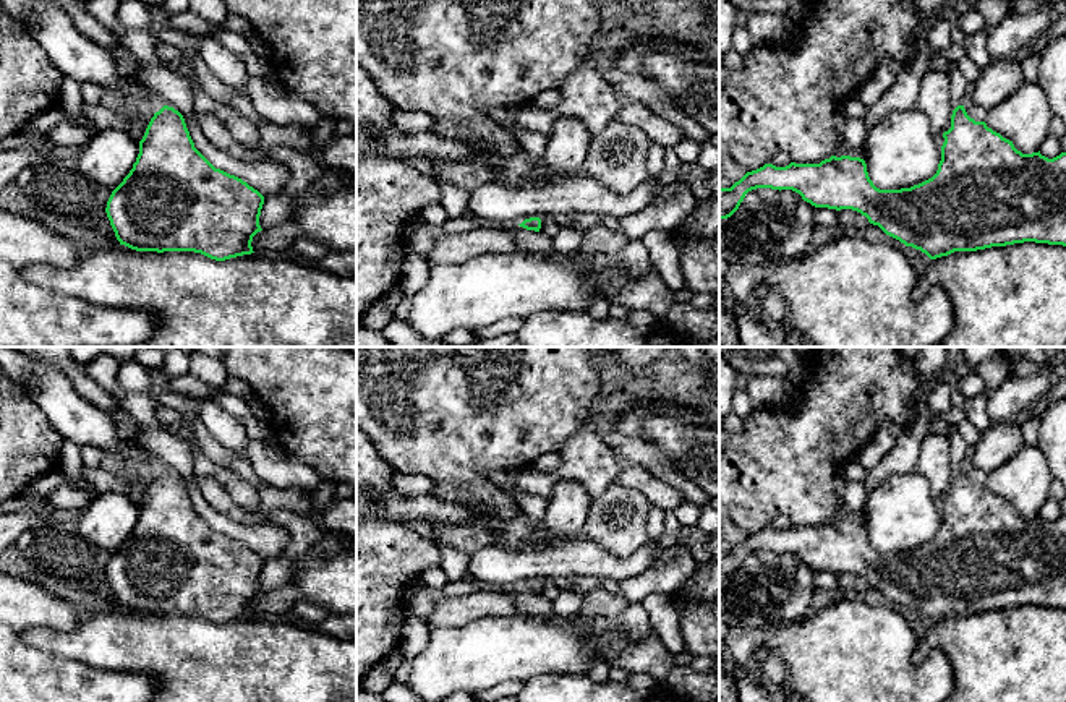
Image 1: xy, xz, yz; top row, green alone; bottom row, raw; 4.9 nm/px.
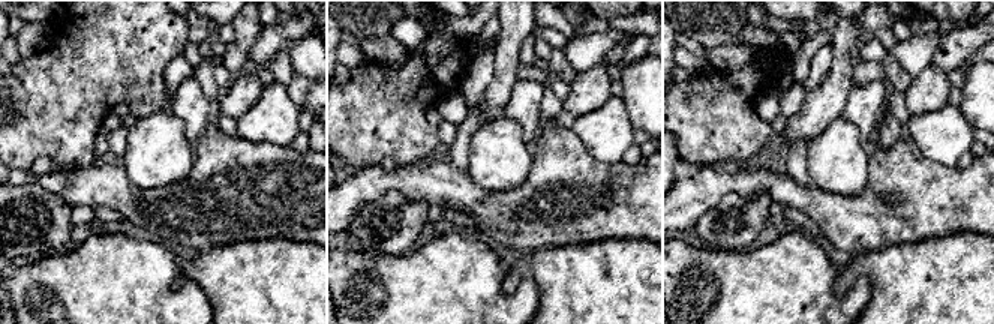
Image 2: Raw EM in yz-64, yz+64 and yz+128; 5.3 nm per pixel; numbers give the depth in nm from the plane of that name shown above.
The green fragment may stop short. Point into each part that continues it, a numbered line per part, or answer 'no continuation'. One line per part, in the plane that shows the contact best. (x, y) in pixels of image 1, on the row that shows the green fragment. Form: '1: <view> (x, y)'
no continuation

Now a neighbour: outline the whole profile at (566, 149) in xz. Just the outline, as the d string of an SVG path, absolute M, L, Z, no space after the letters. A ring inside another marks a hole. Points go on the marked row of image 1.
M562 115L548 138L541 165L552 172L574 177L585 162L591 135L586 125L572 115Z

